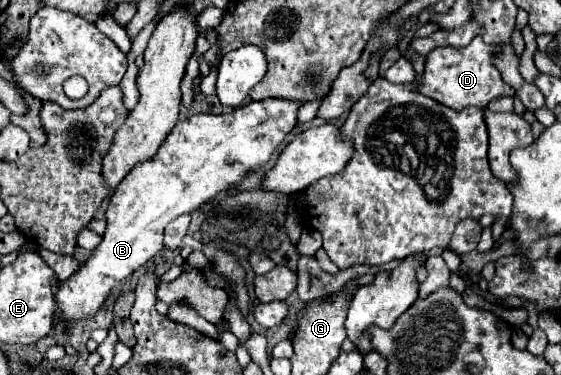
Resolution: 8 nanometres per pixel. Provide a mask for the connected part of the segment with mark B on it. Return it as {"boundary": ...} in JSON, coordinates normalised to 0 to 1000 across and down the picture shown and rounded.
{"boundary":[[[478,261],[463,272],[442,272],[439,283],[417,288],[410,299],[349,304],[332,315],[328,325],[317,325],[310,347],[299,357],[296,379],[285,389],[278,421],[242,443],[196,523],[196,544],[189,560],[193,603],[182,629],[182,645],[164,672],[164,683],[139,715],[139,725],[132,725],[121,747],[107,752],[100,811],[111,821],[111,848],[121,859],[164,848],[185,816],[207,752],[232,736],[239,720],[253,715],[257,704],[264,704],[292,661],[289,635],[299,592],[307,592],[321,571],[346,565],[364,539],[378,533],[389,512],[399,512],[410,491],[428,485],[446,453],[471,443],[488,411],[492,389],[528,336],[528,299],[535,283],[538,283],[535,272]]]}

